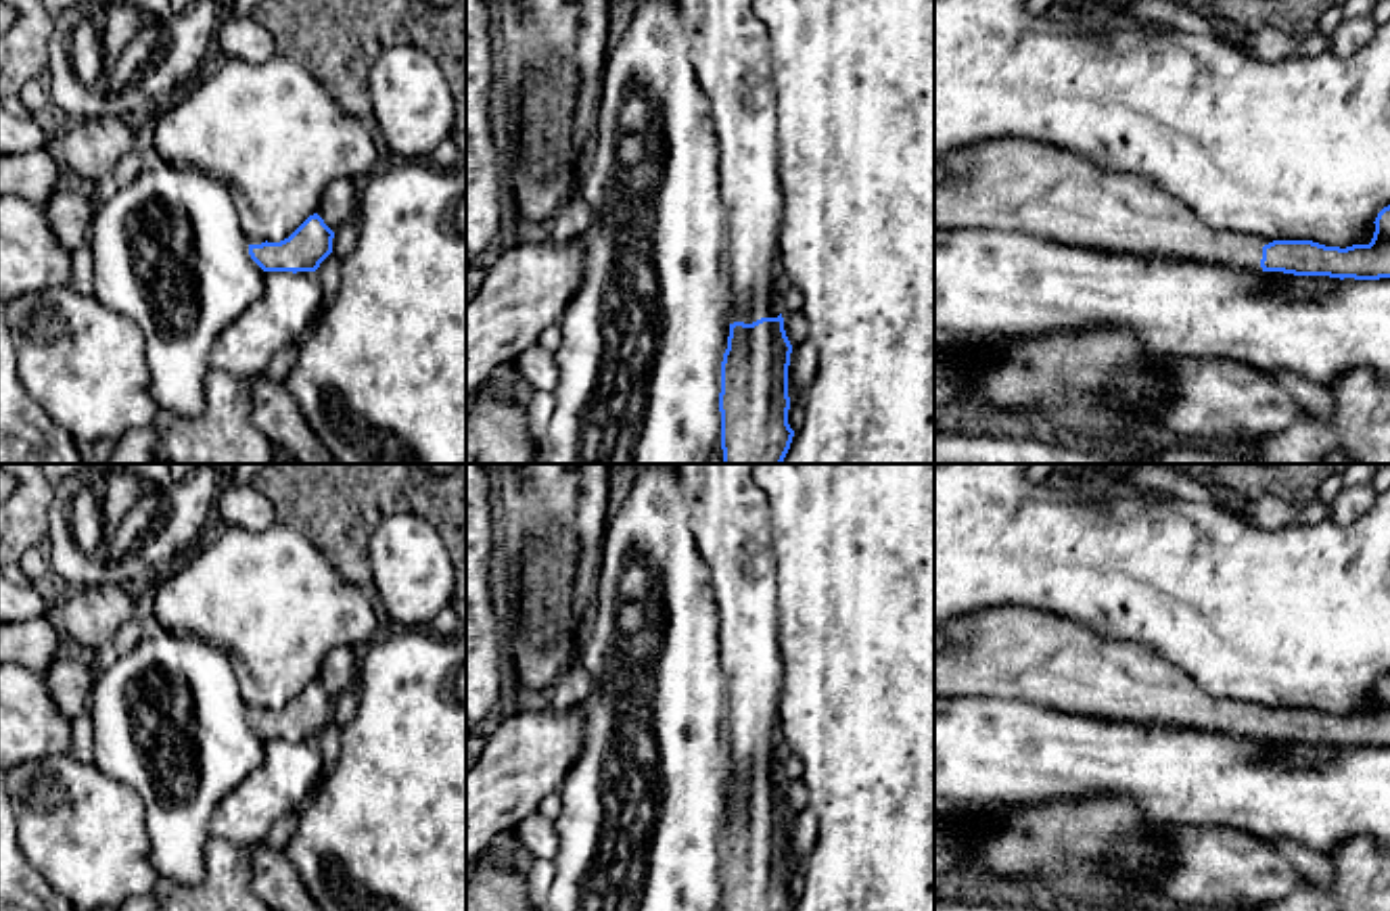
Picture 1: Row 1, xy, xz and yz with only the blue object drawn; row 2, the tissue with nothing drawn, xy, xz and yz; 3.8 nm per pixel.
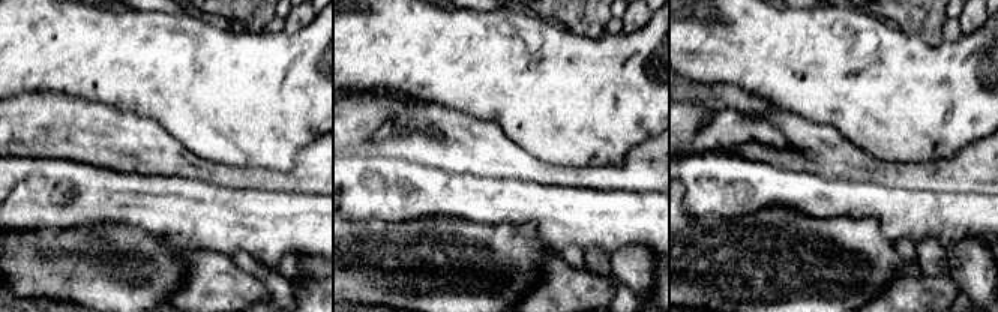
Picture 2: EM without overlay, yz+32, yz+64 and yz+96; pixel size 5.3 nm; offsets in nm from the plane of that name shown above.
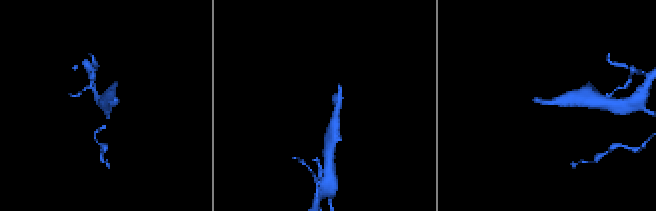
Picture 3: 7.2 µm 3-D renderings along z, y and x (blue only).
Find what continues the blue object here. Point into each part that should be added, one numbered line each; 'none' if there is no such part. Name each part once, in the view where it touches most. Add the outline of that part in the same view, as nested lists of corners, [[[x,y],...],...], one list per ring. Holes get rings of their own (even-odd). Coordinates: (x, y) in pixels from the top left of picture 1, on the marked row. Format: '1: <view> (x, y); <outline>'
1: yz (1104, 209); [[[1001,138],[968,146],[951,153],[945,159],[949,178],[934,184],[934,230],[949,224],[974,224],[987,211],[1018,209],[1026,203],[1039,203],[1053,215],[1053,234],[1068,244],[1085,244],[1089,249],[1137,255],[1143,259],[1185,259],[1194,263],[1210,263],[1219,267],[1235,267],[1248,272],[1262,272],[1262,247],[1273,242],[1260,236],[1217,230],[1204,224],[1189,207],[1145,178],[1125,171],[1104,169],[1091,159],[1074,153],[1041,144],[1026,138]]]

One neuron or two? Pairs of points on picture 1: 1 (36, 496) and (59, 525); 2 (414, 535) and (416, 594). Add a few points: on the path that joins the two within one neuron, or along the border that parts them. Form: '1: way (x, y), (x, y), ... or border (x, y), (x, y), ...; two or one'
1: border (55, 487), (44, 546); two
2: way (414, 550), (414, 579); one

